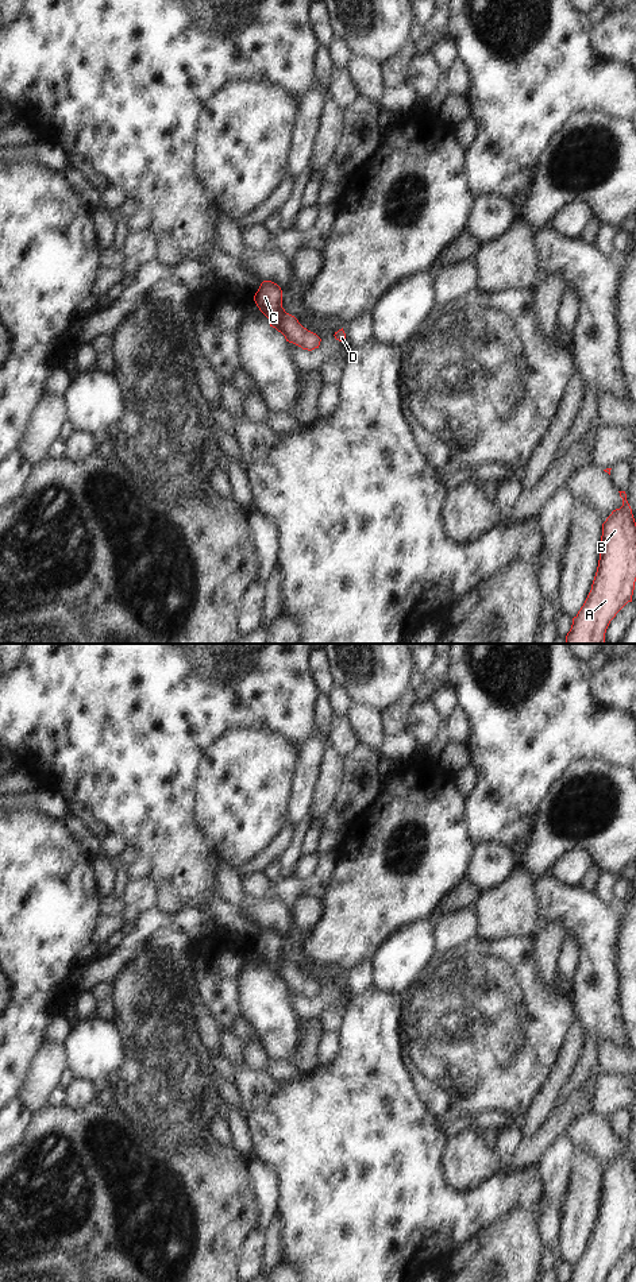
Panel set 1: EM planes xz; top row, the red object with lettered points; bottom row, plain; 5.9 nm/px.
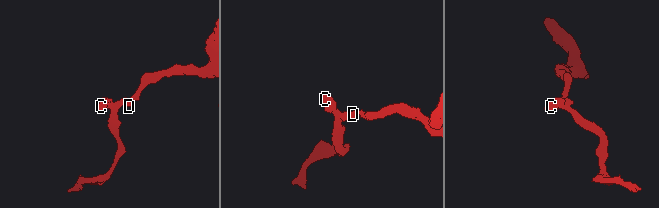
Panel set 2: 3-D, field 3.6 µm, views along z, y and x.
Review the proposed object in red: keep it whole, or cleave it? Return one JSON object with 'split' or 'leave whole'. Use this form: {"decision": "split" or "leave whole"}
{"decision": "leave whole"}

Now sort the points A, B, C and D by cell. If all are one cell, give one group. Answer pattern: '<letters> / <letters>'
A B C D

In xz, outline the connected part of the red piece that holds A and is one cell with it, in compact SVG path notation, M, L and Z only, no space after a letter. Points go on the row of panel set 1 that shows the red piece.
M625 491L618 493L622 506L613 510L602 524L597 572L583 606L573 618L566 644L605 644L605 633L610 621L628 602L632 602L636 582L636 522Z

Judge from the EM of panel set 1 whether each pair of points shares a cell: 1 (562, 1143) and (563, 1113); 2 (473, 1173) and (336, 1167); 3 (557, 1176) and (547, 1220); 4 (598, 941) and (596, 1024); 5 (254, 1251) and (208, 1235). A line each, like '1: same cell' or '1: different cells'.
1: different cells
2: different cells
3: same cell
4: same cell
5: different cells

